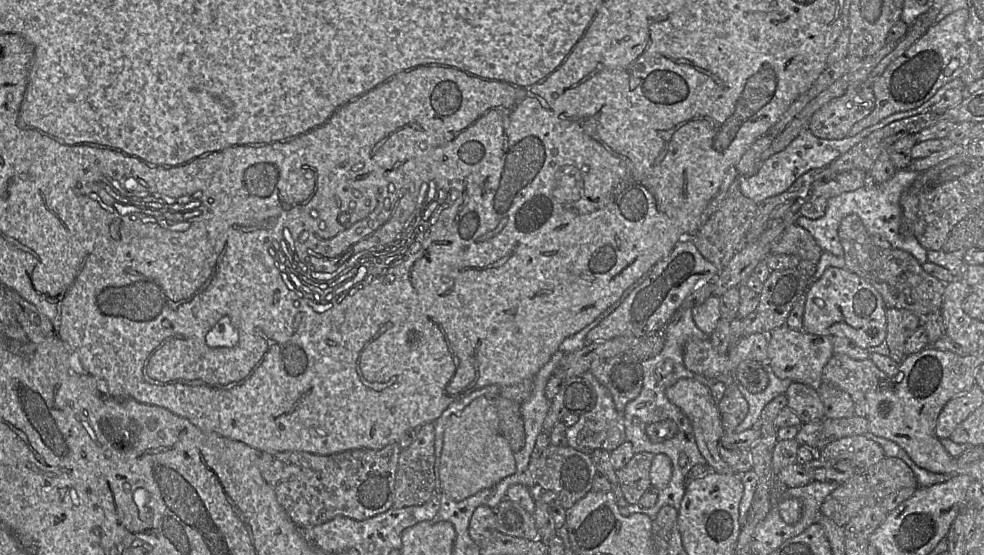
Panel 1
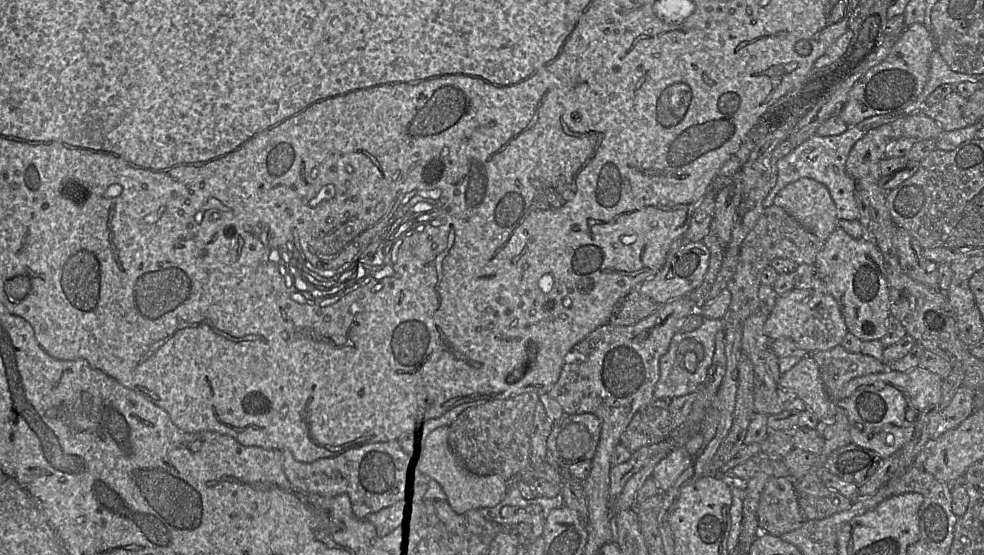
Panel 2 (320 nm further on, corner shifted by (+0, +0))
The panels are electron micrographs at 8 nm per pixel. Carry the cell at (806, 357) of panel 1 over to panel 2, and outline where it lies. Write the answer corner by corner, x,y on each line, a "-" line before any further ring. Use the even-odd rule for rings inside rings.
794,288
778,296
764,325
764,333
770,341
779,338
791,339
808,354
830,350
841,345
848,332
845,319
835,298
813,288
806,290

